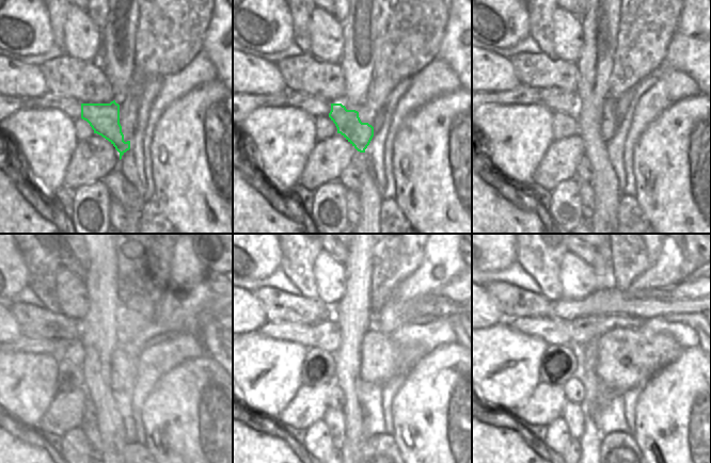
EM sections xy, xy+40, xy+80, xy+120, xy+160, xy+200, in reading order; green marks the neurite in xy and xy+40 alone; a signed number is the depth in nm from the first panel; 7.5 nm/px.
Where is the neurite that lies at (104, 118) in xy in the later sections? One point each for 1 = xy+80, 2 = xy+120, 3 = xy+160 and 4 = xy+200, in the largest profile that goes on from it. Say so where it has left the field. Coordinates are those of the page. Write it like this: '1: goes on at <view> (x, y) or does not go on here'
1: goes on at xy+80 (611, 120)
2: goes on at xy+120 (137, 358)
3: goes on at xy+160 (382, 358)
4: goes on at xy+200 (628, 357)

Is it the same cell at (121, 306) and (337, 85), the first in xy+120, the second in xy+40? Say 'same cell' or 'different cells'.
different cells

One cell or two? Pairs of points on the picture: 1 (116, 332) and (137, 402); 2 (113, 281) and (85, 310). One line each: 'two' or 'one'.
1: two
2: two

